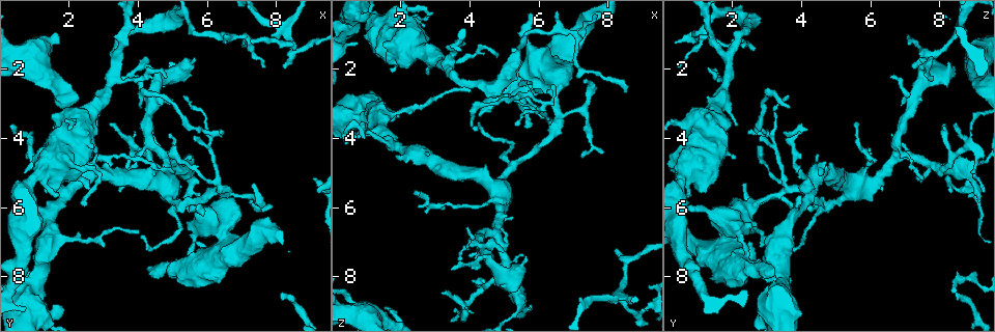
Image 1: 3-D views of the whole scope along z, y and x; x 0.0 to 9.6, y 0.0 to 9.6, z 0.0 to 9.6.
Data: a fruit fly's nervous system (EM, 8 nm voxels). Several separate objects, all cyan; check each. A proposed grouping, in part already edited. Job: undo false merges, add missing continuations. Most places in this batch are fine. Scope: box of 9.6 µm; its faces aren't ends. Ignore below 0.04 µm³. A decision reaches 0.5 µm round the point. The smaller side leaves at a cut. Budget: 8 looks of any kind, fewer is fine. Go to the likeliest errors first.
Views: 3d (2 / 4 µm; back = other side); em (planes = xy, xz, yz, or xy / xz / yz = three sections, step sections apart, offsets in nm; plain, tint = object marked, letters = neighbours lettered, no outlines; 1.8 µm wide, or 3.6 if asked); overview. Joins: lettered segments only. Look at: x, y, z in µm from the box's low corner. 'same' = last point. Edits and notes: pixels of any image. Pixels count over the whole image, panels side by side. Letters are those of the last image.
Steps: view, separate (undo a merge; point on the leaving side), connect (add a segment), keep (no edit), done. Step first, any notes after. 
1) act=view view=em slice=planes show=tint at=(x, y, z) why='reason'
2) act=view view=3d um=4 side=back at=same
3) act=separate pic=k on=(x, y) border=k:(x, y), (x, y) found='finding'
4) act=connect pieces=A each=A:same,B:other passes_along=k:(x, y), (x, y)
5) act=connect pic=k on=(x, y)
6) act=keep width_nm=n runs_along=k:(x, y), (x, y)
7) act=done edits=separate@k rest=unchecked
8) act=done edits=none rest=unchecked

act=view view=3d um=4 at=(6.15, 7.45, 2.00)

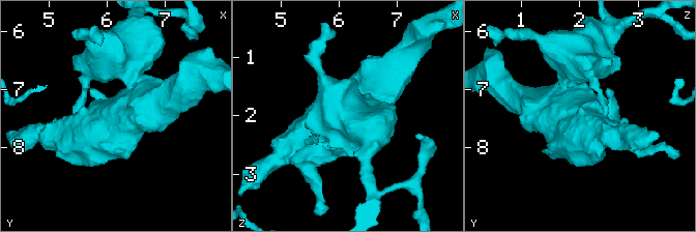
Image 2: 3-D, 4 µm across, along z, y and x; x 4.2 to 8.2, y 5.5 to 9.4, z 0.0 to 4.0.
act=view view=em slice=planes show=letters at=(6.20, 7.35, 2.00) why='need the tissue'

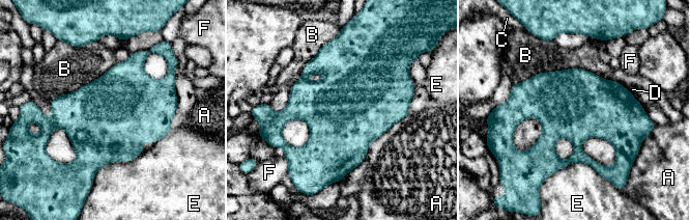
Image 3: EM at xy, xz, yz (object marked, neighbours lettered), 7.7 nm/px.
act=keep width_nm=550 longest_contact=B:800nm each=A:other,B:other,C:other,D:other,E:other,F:other found='all the same neuron'

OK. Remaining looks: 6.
act=view view=em um=3.6 slice=planes show=letters at=(2.90, 2.95, 1.60) why='thick turns thin'

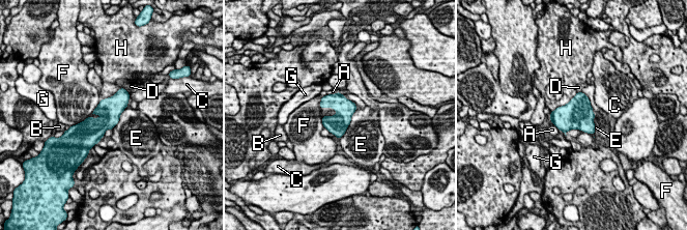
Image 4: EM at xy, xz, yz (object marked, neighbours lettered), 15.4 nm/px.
act=keep each=A:other,B:other,C:other,D:other,E:other,F:other,G:other,H:other border=4:(595, 115), (594, 138) found='continuous, no second neuron'

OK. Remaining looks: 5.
act=view view=3d um=2 at=(5.40, 4.85, 8.95) why='calibre changes'

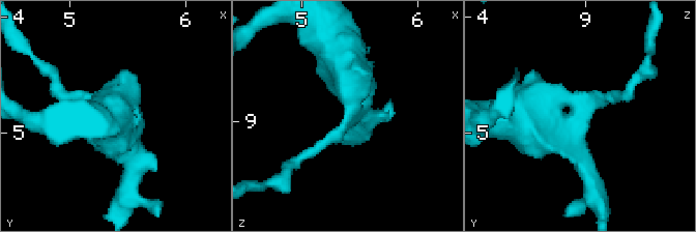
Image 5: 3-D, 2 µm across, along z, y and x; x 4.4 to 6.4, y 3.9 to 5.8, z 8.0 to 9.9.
act=view view=em slice=yz step=16 show=letters at=(5.44, 4.82, 8.94) why='now the EM'

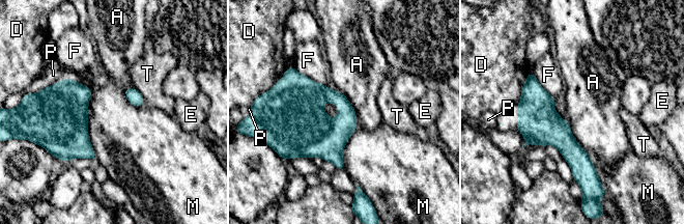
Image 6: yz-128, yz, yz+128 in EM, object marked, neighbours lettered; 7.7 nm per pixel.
act=keep each=A:other,D:other,E:other,F:other,M:other,P:other,T:other runs_along=6:(531, 75), (535, 112), (591, 170) found='continuous, no second neuron'

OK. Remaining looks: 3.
act=done edits=none rest=unchecked

